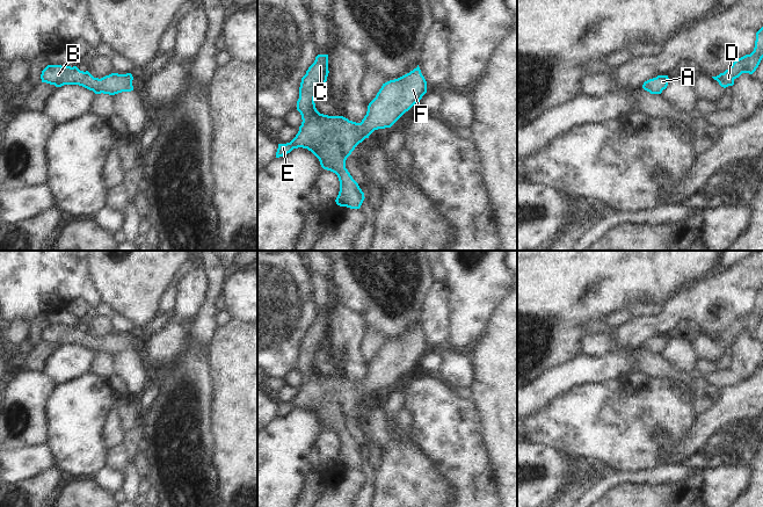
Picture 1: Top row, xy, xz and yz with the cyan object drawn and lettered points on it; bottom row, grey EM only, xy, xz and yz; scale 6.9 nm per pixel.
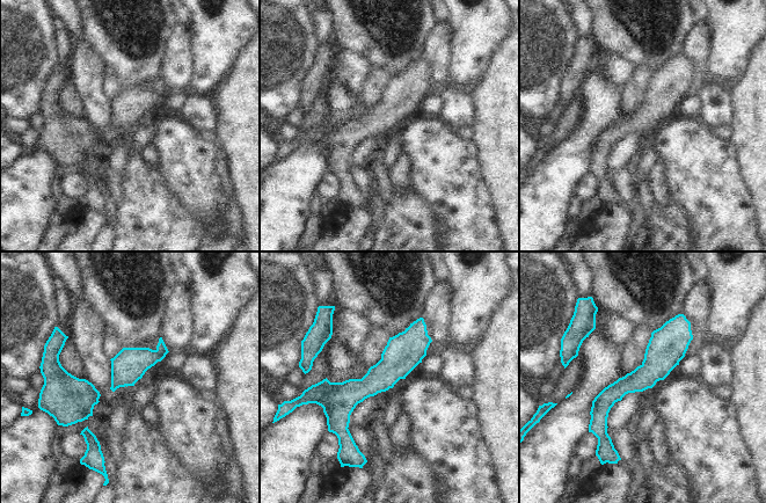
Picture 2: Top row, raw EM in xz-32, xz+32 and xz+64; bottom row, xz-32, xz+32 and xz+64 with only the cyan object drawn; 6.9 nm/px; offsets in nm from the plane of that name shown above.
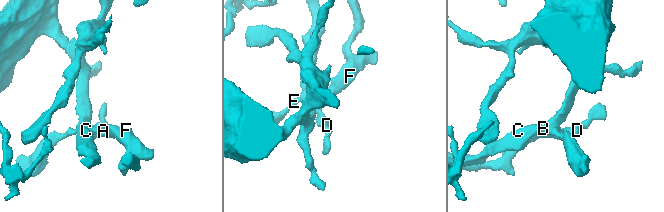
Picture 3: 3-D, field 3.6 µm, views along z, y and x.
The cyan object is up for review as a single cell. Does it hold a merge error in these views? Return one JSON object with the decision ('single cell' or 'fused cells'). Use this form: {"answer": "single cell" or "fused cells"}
{"answer": "single cell"}

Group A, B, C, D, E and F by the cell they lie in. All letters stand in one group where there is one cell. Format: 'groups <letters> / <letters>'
groups A B C D E F

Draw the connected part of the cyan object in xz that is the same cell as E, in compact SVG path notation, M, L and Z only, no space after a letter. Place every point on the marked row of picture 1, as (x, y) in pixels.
M318 55L299 87L297 110L303 119L299 131L290 143L278 144L276 158L293 149L307 149L319 159L324 169L337 175L340 191L336 204L359 209L365 198L364 193L346 168L347 158L375 130L391 128L420 102L427 93L427 81L417 65L409 73L383 84L369 103L362 122L356 123L343 116L328 116L317 110L314 97L326 84L328 73L328 55Z

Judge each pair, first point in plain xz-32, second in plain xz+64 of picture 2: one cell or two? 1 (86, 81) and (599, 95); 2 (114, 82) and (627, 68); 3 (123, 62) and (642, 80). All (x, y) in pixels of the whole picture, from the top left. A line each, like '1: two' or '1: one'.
1: two
2: two
3: two

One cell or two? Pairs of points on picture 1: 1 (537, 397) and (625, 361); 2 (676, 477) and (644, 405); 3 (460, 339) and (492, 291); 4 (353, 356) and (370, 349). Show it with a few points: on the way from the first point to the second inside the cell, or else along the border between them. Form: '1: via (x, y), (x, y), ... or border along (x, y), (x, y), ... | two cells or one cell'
1: via (559, 381), (582, 370), (603, 369) | one cell
2: border along (659, 464), (632, 471) | two cells
3: via (465, 327), (469, 314), (480, 303) | one cell
4: border along (364, 326), (360, 350), (368, 364) | two cells

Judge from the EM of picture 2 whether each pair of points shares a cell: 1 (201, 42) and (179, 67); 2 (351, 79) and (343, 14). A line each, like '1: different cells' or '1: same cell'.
1: different cells
2: different cells

